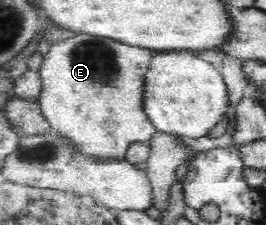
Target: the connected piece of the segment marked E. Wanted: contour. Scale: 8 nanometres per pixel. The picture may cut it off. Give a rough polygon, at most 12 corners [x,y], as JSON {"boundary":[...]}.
{"boundary":[[90,34],[53,44],[42,114],[86,154],[124,159],[157,131],[154,55]]}

